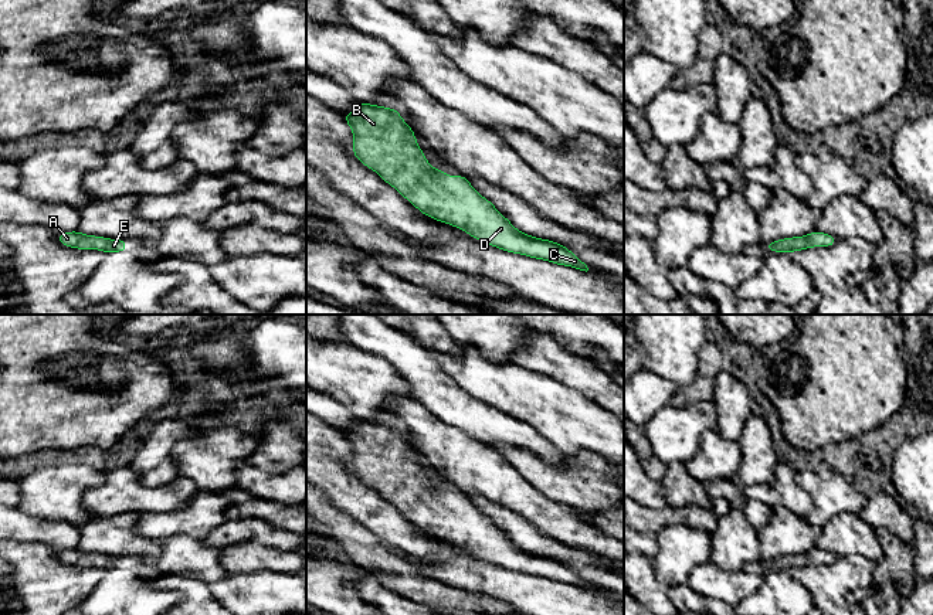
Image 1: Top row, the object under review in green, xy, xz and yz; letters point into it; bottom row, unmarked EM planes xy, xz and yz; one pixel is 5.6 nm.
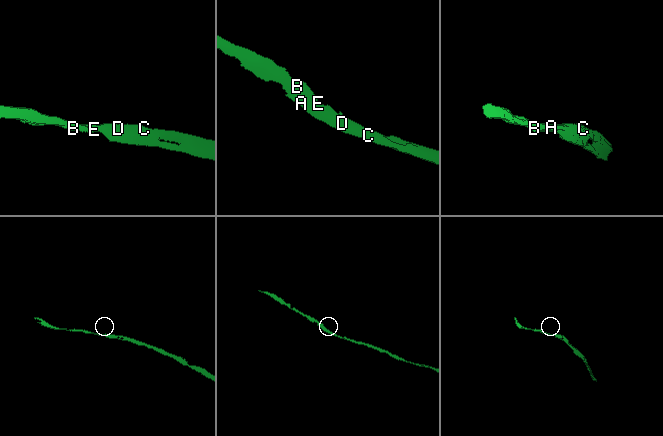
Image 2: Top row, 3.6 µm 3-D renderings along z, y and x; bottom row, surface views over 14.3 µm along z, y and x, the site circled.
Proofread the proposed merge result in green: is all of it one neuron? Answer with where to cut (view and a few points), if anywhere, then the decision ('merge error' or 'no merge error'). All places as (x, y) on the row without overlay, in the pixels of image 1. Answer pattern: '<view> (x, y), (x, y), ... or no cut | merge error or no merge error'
no cut | no merge error

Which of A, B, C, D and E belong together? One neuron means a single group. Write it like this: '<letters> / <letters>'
A B C D E

